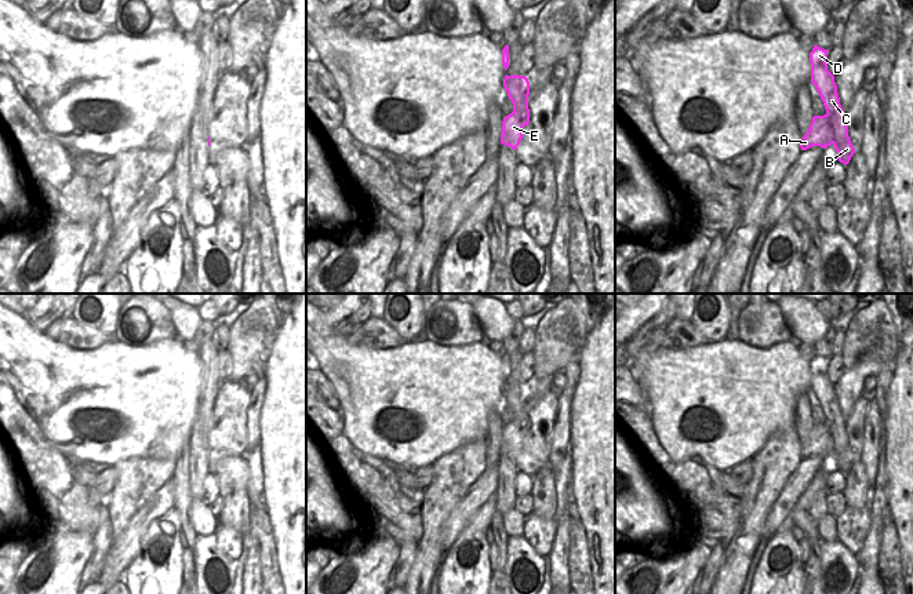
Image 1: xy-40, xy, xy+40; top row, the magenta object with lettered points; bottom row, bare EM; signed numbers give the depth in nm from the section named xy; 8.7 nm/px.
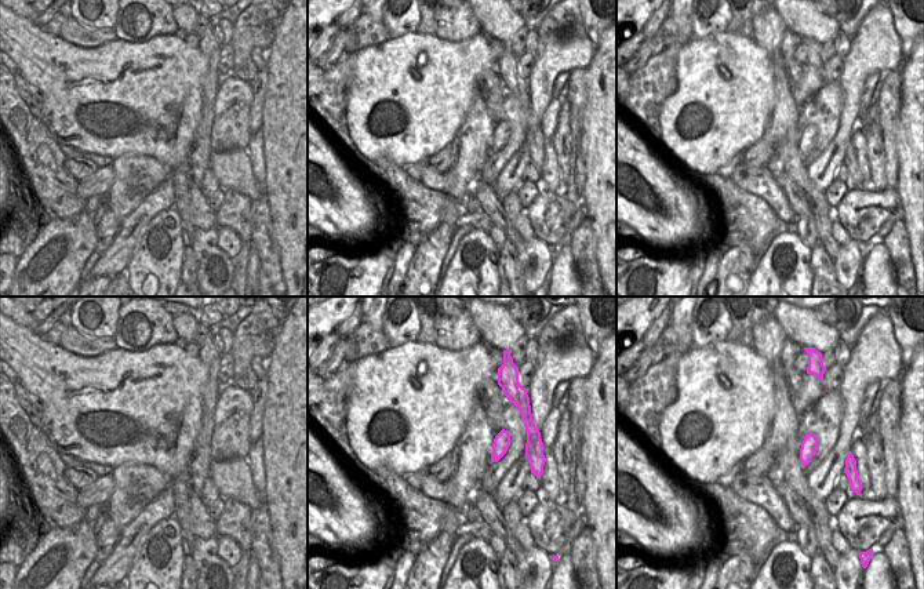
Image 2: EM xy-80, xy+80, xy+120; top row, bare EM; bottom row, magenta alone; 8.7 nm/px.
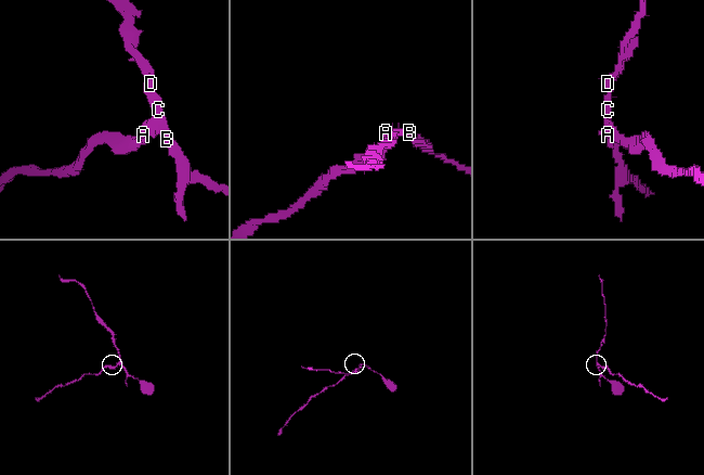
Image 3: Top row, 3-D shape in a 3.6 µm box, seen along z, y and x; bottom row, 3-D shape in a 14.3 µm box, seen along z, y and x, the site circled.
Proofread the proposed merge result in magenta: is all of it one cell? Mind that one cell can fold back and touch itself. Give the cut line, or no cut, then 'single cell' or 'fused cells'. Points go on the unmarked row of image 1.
cut xy+40 (826, 419), (833, 440), (833, 451); fused cells

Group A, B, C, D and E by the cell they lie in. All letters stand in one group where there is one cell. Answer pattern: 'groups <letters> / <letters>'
groups A E / B C D

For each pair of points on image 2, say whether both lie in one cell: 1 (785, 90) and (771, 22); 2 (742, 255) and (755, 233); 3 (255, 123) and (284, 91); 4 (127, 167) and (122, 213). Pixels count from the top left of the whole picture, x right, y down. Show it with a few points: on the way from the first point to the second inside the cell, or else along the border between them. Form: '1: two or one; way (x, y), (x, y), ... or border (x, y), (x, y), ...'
1: one; way (781, 73), (771, 39)
2: two; border (720, 246), (748, 246), (757, 251)
3: two; border (266, 84), (261, 130)
4: one; way (127, 178), (127, 188), (122, 202)

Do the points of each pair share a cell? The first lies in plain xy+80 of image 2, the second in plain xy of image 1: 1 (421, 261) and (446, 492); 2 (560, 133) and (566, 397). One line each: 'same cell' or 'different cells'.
1: same cell
2: same cell

